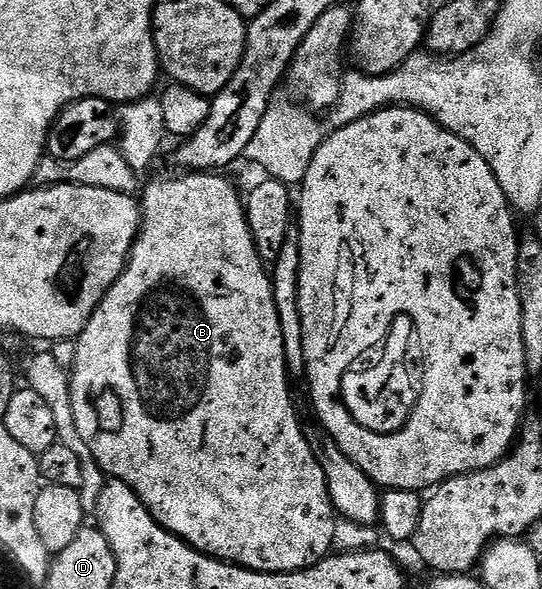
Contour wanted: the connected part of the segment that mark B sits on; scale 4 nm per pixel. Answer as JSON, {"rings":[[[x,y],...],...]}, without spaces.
{"rings":[[[189,172],[180,176],[184,177],[152,181],[145,187],[140,201],[140,233],[136,236],[132,254],[128,256],[120,278],[108,288],[100,306],[80,336],[75,338],[76,362],[70,365],[74,423],[78,423],[82,443],[90,447],[90,455],[94,455],[105,474],[129,485],[166,532],[180,537],[192,549],[207,557],[215,557],[217,561],[241,565],[256,573],[297,573],[323,561],[333,552],[332,540],[336,537],[338,514],[332,508],[326,475],[322,475],[322,467],[318,459],[314,459],[314,451],[310,451],[310,443],[304,438],[305,426],[300,425],[296,405],[292,402],[292,389],[288,386],[290,374],[284,358],[282,327],[278,323],[272,279],[250,235],[242,193],[224,175],[215,172]]]}

